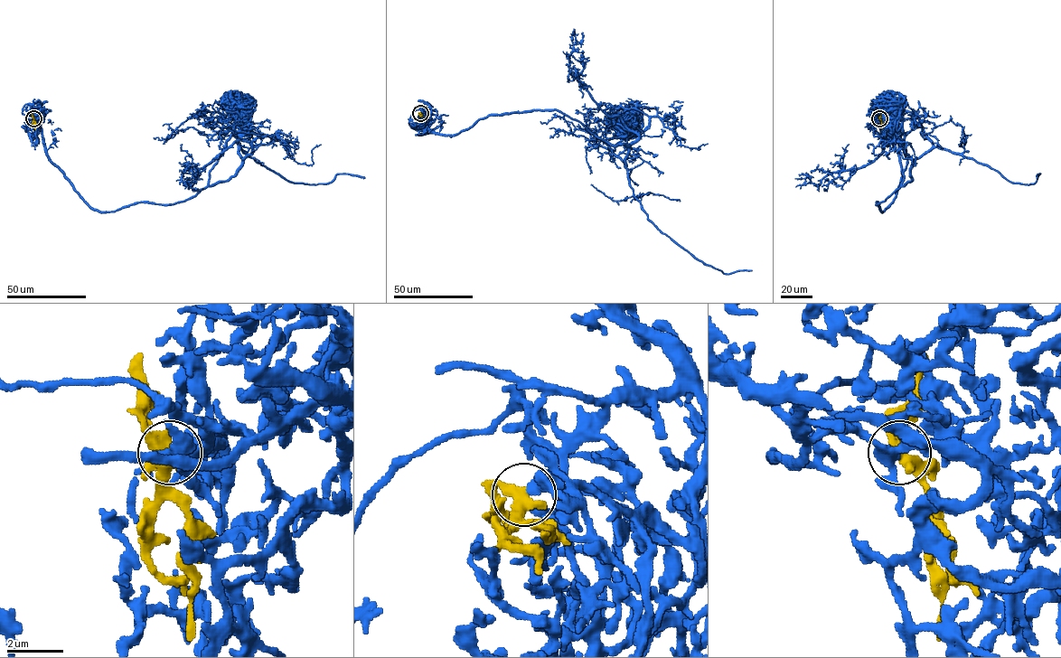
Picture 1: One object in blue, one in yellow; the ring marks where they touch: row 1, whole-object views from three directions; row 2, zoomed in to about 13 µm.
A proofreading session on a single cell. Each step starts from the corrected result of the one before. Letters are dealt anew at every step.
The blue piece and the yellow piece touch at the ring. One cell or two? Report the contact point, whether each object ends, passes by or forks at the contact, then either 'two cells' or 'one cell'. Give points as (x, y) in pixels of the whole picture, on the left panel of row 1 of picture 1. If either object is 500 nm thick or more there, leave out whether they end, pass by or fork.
at (33, 118); blue passes by; yellow passes by; one cell

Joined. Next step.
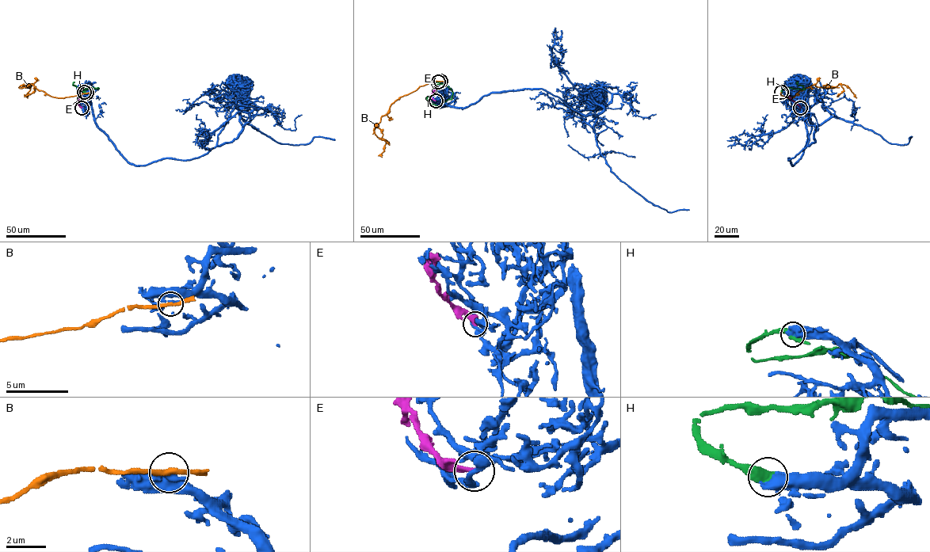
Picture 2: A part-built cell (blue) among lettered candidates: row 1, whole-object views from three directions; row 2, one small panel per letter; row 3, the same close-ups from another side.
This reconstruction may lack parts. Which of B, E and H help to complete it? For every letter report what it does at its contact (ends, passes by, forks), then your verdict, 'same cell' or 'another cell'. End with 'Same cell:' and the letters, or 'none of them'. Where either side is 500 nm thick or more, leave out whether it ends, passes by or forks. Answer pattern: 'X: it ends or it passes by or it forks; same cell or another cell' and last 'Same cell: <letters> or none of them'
B: it passes by; another cell
E: it ends; another cell
H: another cell
Same cell: none of them

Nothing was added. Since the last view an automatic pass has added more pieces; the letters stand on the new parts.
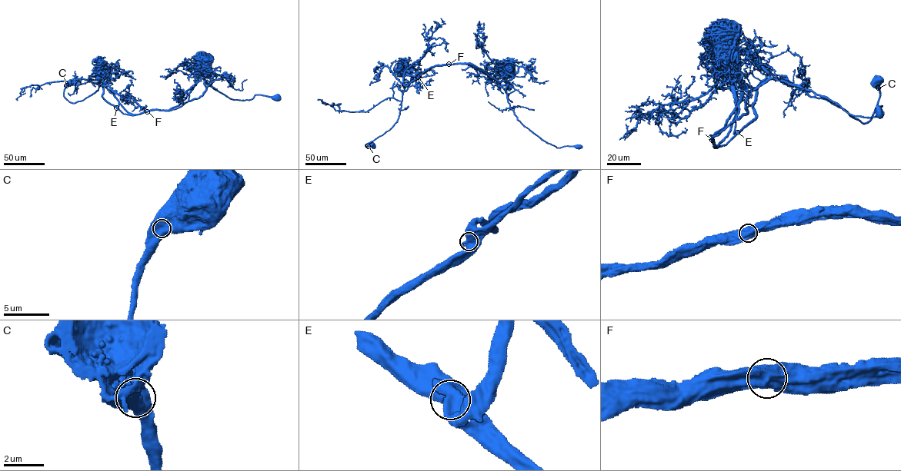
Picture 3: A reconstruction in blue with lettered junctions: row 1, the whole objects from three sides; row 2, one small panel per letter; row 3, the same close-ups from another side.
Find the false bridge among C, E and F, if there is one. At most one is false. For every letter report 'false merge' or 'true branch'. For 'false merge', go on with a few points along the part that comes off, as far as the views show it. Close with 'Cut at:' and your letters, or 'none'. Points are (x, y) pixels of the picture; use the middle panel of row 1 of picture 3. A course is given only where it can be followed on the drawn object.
C: true branch
E: true branch
F: false merge | (448, 64), (431, 66), (406, 85), (404, 84), (401, 101), (388, 97), (365, 111), (335, 111), (318, 100)
Cut at: F

